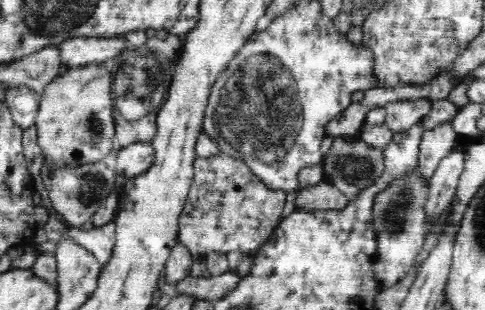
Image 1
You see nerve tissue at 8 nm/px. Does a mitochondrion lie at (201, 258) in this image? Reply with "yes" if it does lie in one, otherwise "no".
no

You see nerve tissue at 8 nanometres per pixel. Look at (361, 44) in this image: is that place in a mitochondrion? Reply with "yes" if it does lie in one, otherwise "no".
no

